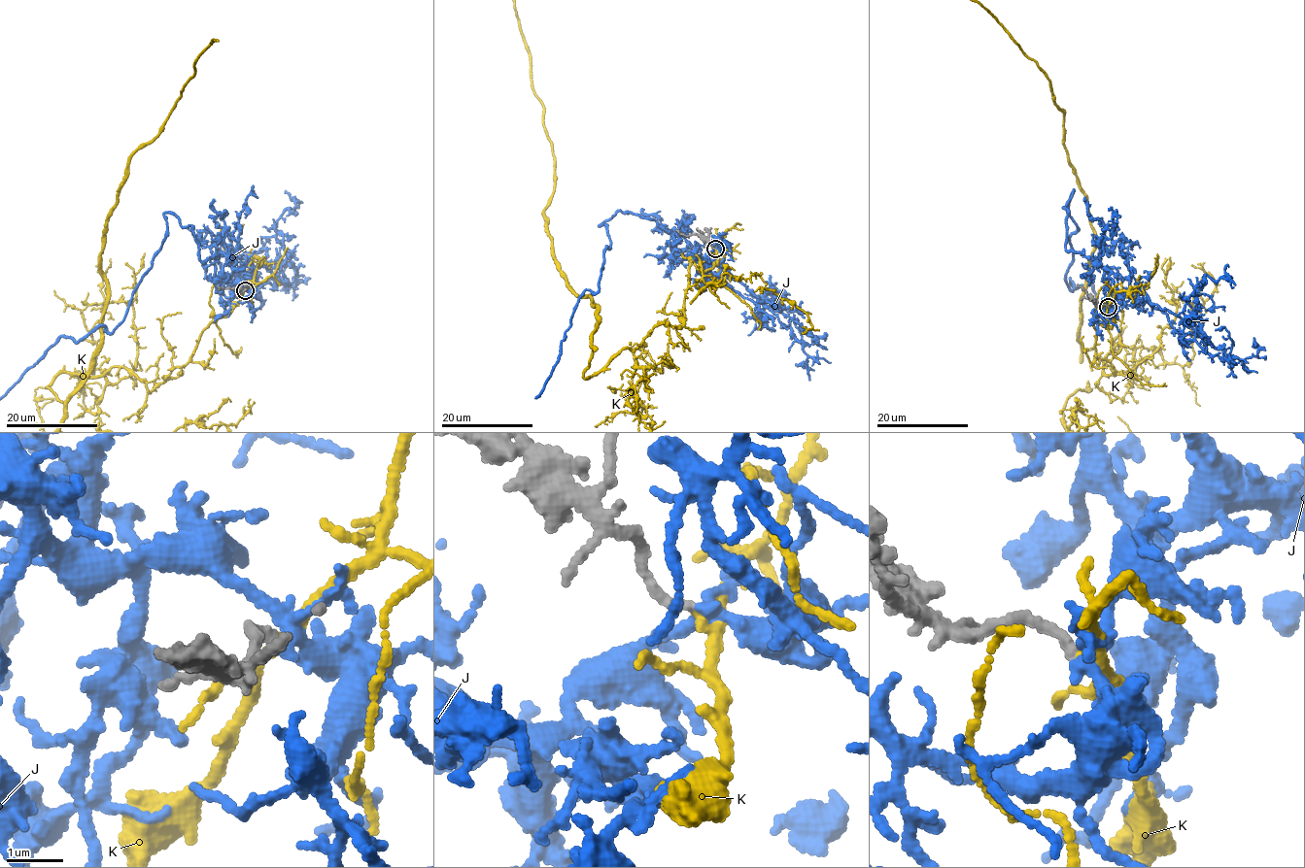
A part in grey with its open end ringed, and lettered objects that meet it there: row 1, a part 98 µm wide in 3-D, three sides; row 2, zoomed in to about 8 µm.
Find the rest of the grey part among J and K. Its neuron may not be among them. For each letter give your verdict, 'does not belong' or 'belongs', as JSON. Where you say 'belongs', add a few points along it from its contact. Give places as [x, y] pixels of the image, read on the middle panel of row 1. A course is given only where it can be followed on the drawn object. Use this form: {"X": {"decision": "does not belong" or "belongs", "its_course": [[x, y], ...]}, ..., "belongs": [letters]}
{"J": {"decision": "belongs"}, "K": {"decision": "does not belong"}, "belongs": ["J"]}

